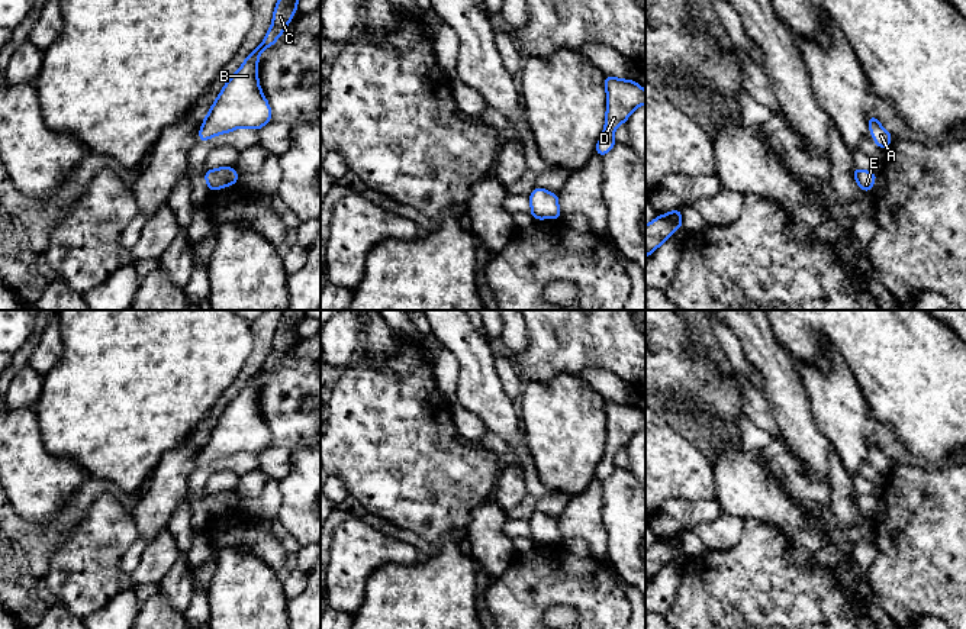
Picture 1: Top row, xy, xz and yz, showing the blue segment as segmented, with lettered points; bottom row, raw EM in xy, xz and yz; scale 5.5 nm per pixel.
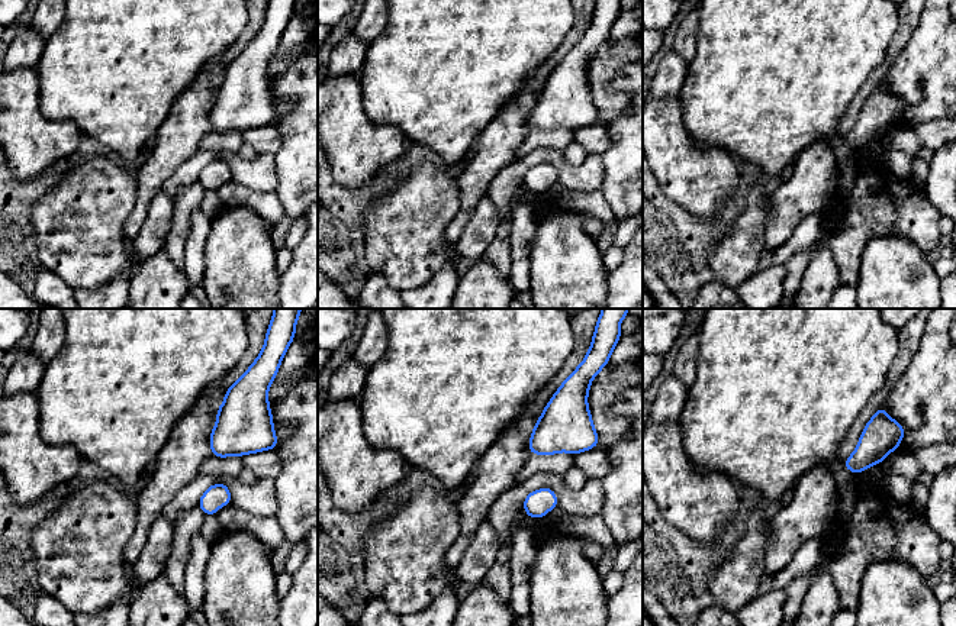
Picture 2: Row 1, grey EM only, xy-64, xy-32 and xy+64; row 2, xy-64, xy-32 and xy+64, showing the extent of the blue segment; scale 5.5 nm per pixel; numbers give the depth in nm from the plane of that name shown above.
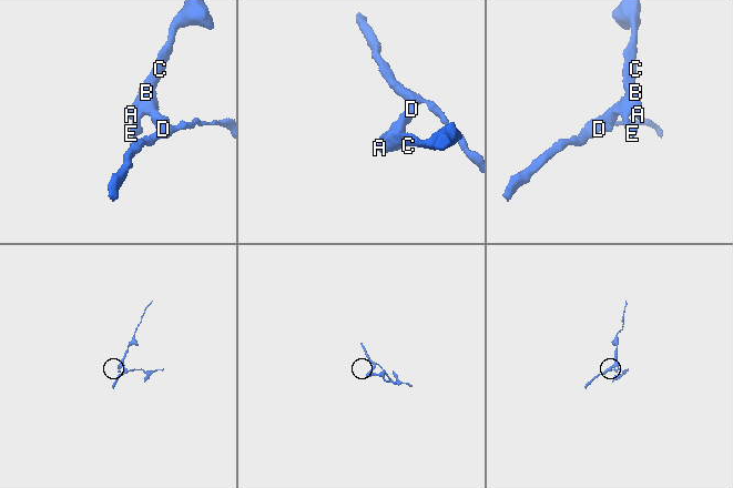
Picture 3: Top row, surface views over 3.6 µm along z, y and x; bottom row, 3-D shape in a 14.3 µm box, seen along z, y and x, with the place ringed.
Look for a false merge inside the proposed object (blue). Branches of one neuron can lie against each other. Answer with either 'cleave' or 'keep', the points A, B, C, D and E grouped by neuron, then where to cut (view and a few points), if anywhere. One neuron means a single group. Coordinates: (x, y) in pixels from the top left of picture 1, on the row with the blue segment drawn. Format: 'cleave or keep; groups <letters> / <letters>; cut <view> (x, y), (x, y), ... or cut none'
keep; groups A B C D E; cut none

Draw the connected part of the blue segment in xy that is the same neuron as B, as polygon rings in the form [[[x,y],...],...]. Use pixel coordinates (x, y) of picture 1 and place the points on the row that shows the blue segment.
[[[278,0],[273,23],[264,41],[245,58],[239,70],[226,81],[205,116],[199,142],[239,128],[260,130],[271,122],[271,107],[258,83],[258,58],[265,48],[276,43],[297,12],[297,0]]]

